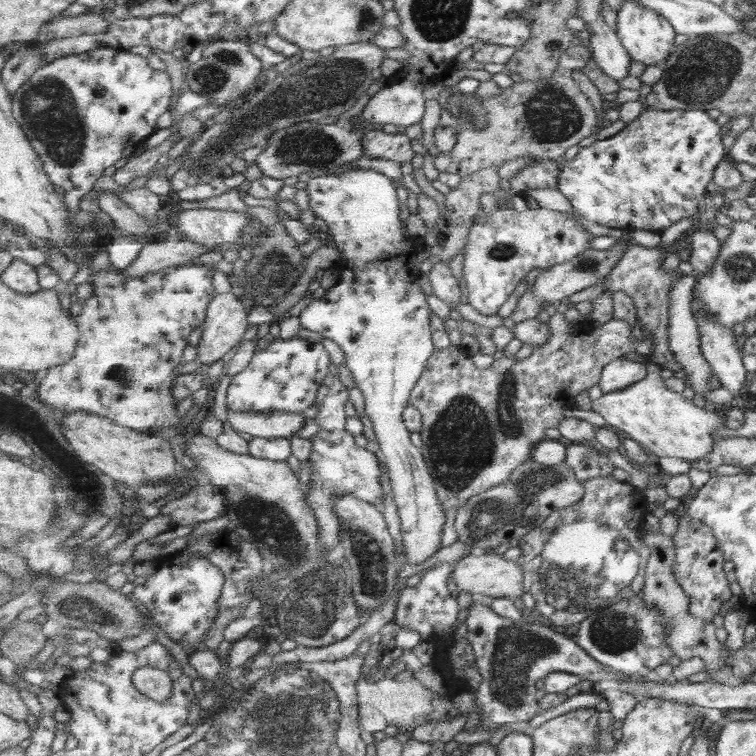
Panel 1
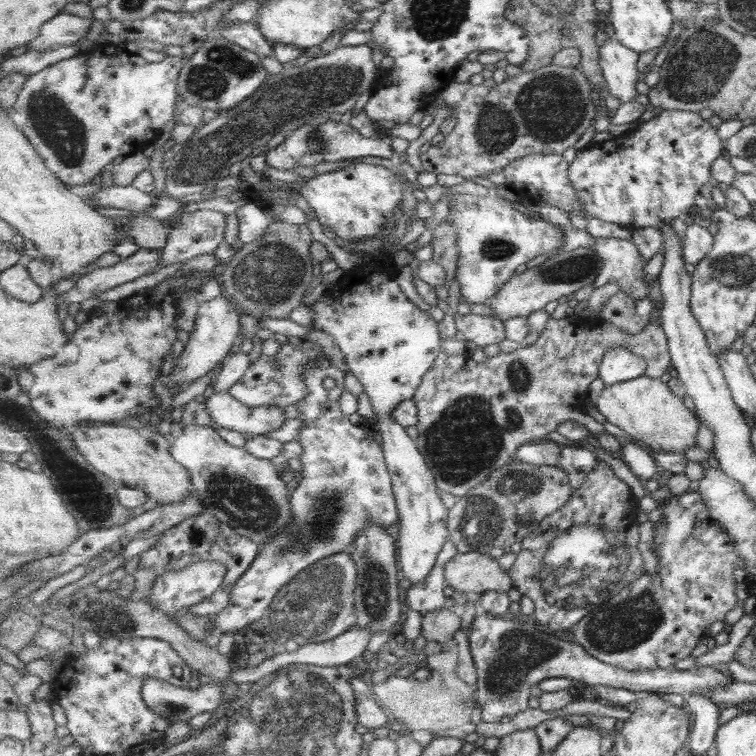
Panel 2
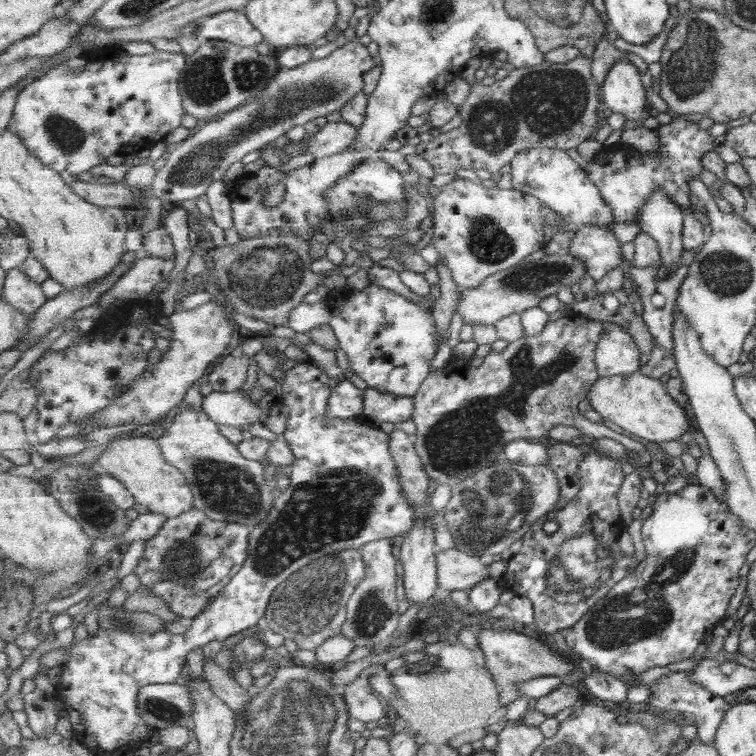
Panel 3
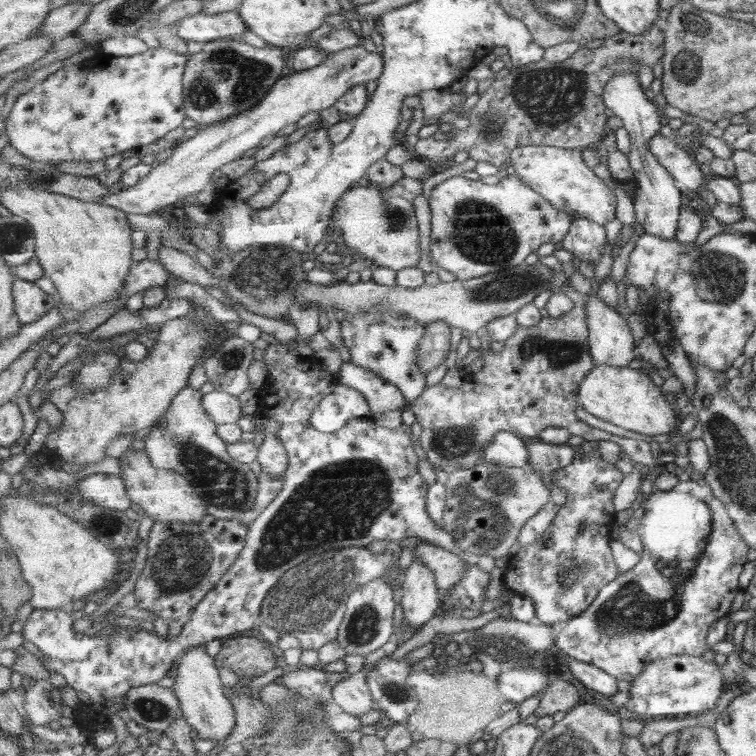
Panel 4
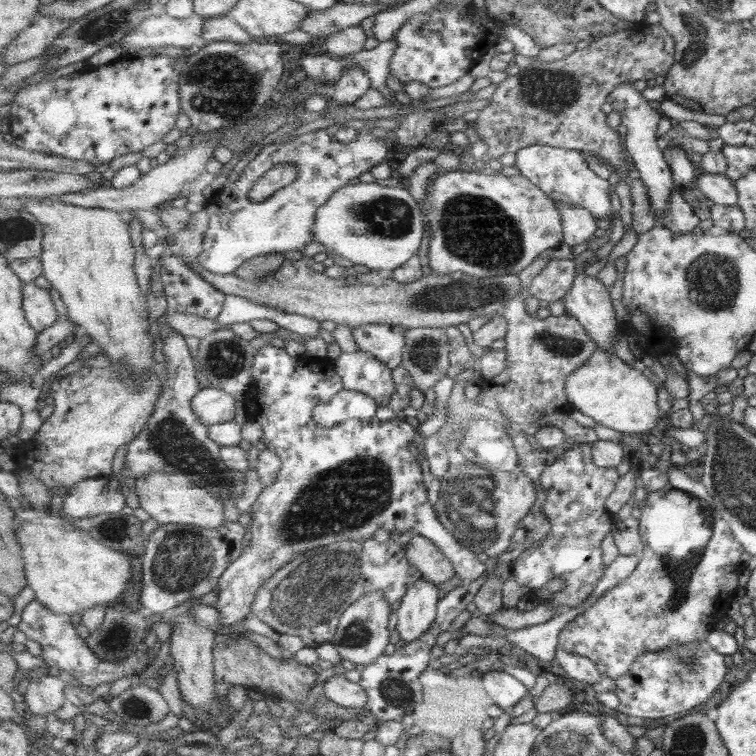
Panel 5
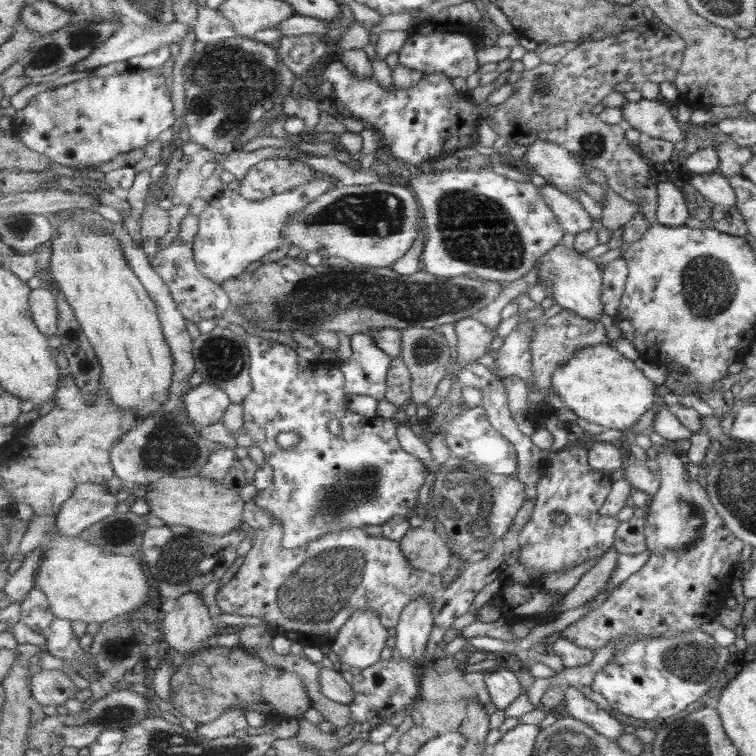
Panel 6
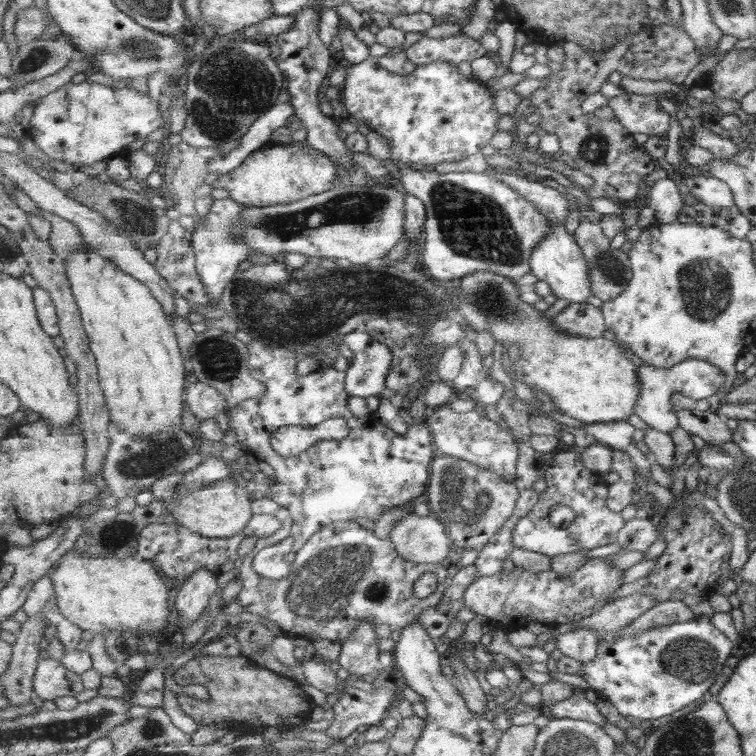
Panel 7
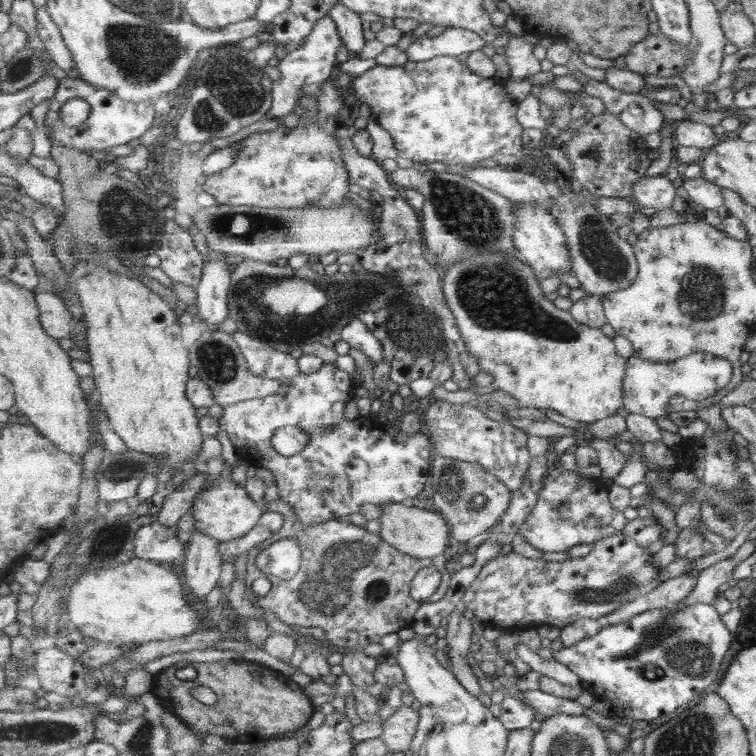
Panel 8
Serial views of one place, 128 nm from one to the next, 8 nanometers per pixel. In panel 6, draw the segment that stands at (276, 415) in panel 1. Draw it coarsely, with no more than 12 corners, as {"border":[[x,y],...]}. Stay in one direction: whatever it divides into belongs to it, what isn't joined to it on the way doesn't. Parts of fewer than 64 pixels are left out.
{"border":[[205,382],[184,399],[199,428],[221,422],[231,403],[225,390]]}

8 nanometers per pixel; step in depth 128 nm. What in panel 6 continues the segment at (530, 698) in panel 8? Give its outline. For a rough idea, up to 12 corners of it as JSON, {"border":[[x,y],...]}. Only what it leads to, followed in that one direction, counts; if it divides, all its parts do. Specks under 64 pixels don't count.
{"border":[[582,688],[567,692],[567,710],[559,714],[586,722],[614,741],[624,724],[595,704]]}

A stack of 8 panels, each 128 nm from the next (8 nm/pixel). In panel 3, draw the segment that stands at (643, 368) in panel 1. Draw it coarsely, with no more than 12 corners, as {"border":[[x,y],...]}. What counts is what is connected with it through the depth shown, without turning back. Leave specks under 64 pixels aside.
{"border":[[604,323],[596,348],[600,376],[633,374],[645,357],[620,324]]}

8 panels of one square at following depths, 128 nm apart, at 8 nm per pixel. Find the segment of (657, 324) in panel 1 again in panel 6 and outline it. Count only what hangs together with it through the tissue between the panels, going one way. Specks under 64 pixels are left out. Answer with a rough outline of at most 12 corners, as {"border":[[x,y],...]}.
{"border":[[552,185],[539,190],[565,233],[575,236],[595,224],[583,204]]}

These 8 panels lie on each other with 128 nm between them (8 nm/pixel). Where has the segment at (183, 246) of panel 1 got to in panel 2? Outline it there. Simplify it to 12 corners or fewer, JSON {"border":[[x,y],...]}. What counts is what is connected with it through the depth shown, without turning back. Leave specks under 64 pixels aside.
{"border":[[140,249],[93,269],[57,300],[68,305],[152,272],[161,249]]}

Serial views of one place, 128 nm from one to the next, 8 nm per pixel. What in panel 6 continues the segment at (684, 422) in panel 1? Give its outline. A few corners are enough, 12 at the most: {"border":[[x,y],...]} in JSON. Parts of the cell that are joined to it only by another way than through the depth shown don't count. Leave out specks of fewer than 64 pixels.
{"border":[[608,343],[554,372],[575,414],[627,431],[656,385]]}

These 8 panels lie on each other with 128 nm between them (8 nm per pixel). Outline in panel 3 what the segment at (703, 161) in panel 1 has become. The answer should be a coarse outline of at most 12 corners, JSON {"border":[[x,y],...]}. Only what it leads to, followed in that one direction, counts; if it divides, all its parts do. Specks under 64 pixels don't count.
{"border":[[694,117],[659,125],[659,153],[620,140],[585,168],[615,213],[637,222],[657,187],[681,209],[713,150]]}

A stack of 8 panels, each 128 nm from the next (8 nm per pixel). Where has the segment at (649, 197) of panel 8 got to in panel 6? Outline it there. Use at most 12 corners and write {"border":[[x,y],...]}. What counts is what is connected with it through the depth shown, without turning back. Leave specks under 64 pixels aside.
{"border":[[657,186],[657,222],[685,226],[688,214],[681,190]]}

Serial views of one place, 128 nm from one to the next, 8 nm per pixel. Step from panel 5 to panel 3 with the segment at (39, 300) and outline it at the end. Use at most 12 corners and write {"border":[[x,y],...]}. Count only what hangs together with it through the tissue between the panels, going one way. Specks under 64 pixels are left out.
{"border":[[20,268],[8,270],[4,297],[29,316],[48,300]]}

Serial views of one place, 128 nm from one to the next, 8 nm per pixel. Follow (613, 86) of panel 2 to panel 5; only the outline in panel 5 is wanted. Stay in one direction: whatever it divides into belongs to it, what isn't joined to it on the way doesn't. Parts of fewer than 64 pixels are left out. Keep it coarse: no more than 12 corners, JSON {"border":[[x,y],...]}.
{"border":[[621,84],[608,102],[661,225],[675,187],[661,153],[656,104]]}

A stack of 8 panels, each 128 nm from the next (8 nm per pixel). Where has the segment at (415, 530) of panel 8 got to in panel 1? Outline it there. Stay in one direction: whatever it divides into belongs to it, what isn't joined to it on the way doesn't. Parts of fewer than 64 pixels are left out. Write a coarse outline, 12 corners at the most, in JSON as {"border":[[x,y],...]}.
{"border":[[489,551],[455,562],[458,590],[486,601],[525,592],[518,561]]}

